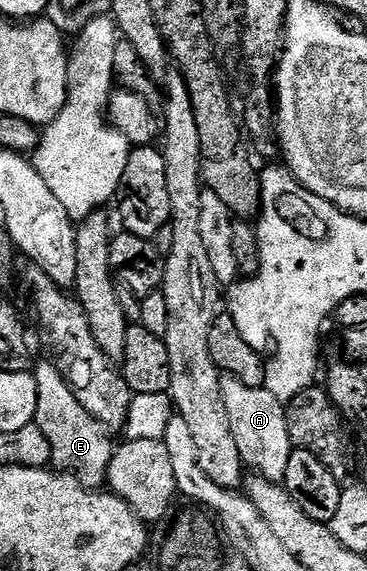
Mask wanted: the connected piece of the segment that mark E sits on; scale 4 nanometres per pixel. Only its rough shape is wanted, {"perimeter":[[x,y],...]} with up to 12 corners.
{"perimeter":[[56,363],[32,369],[52,467],[87,489],[109,479],[114,437]]}

